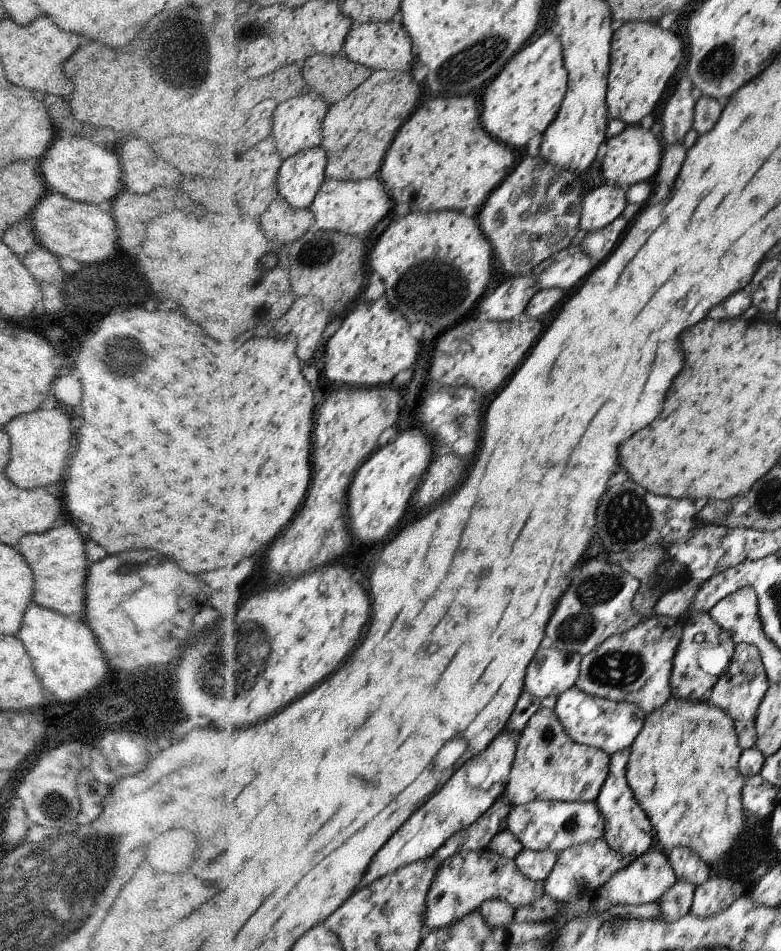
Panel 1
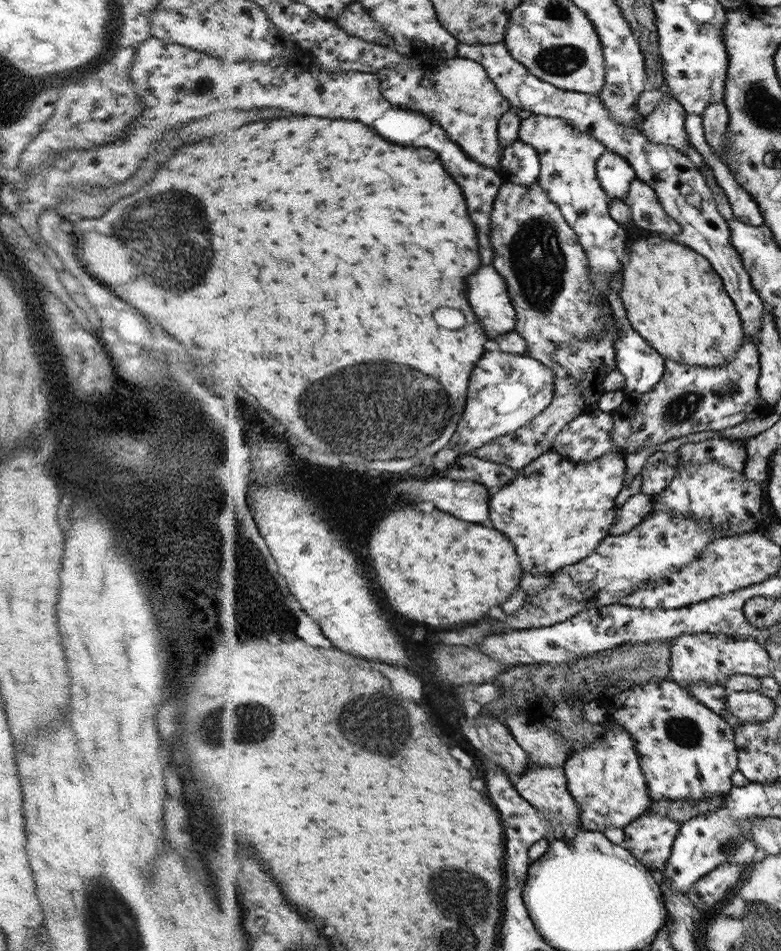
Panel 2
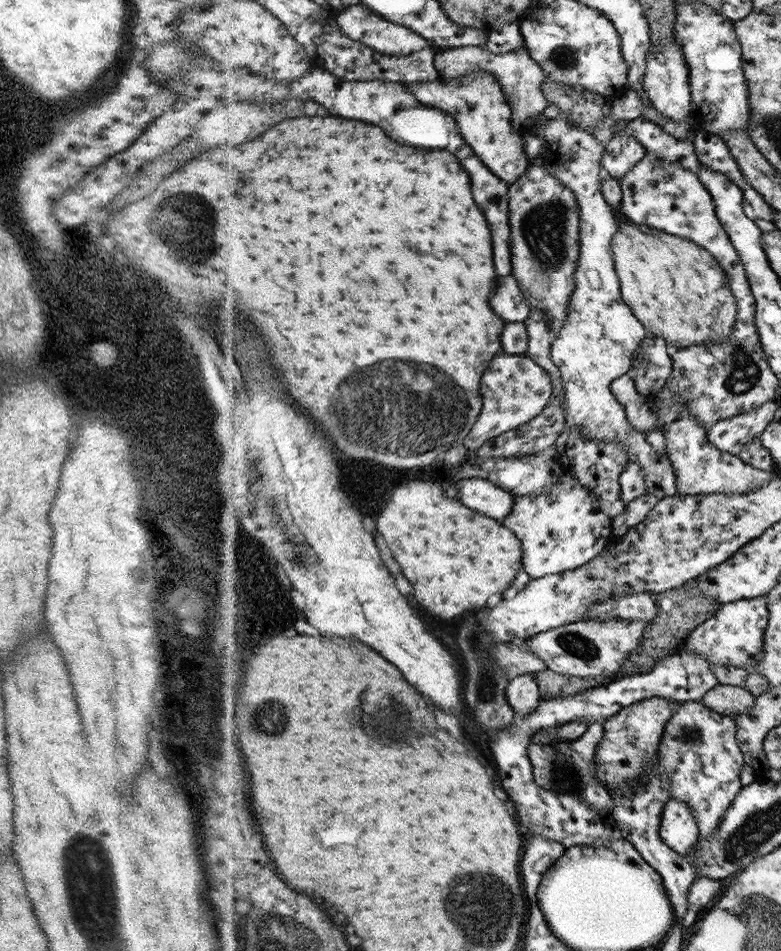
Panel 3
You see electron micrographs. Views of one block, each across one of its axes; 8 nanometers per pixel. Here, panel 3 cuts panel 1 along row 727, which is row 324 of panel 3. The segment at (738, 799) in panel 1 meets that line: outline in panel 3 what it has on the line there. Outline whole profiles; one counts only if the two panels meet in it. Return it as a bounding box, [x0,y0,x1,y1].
[612,223,738,350]

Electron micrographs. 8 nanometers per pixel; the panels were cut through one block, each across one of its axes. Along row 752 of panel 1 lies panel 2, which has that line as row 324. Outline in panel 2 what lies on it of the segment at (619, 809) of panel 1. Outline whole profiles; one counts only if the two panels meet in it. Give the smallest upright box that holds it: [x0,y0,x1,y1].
[611,272,666,395]

